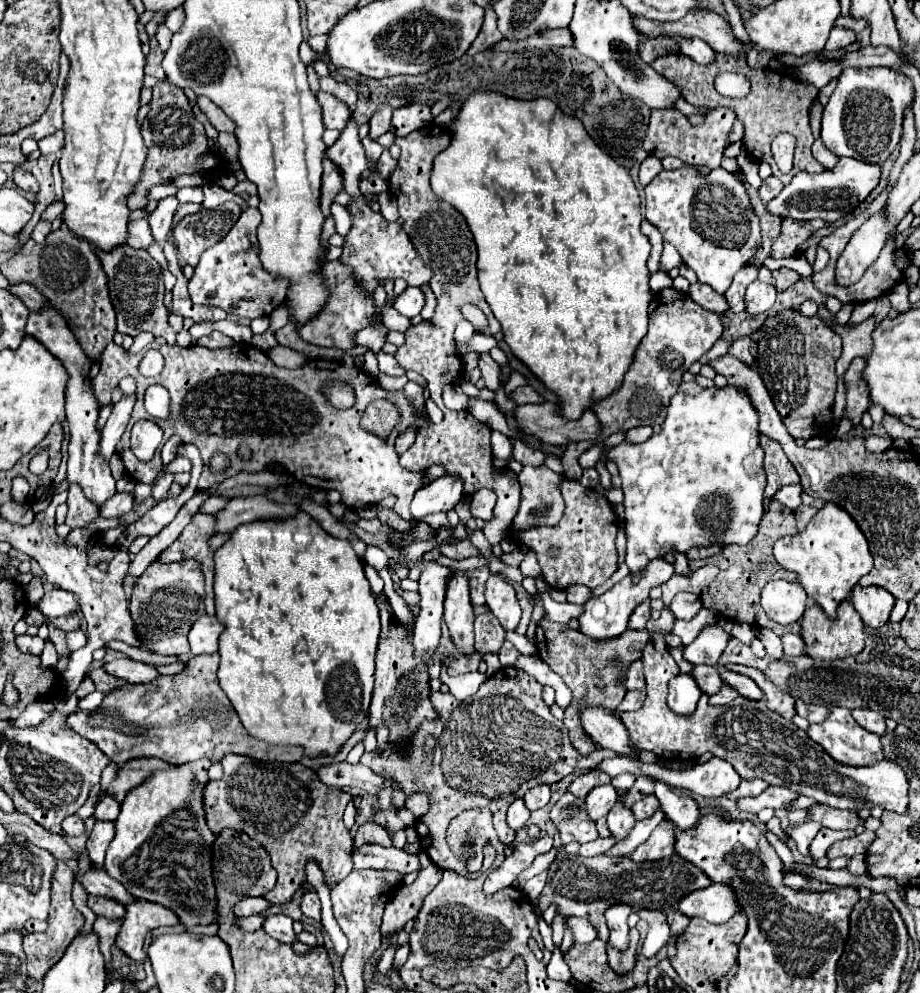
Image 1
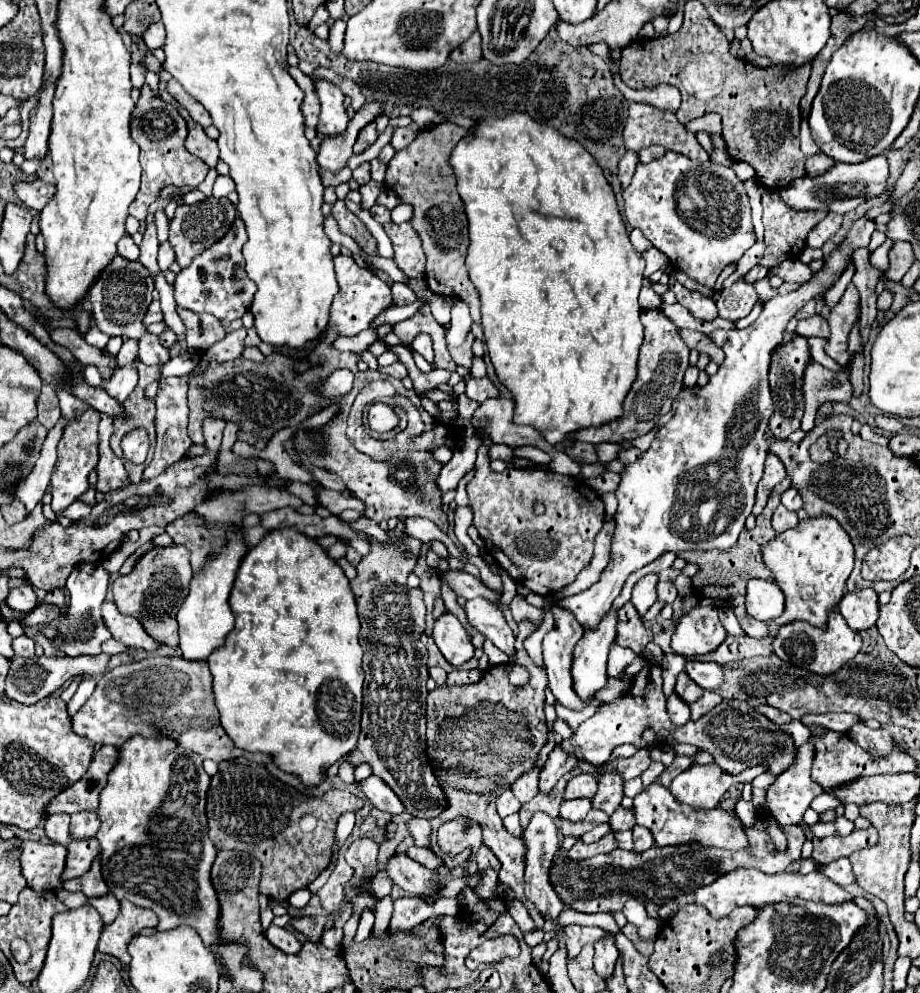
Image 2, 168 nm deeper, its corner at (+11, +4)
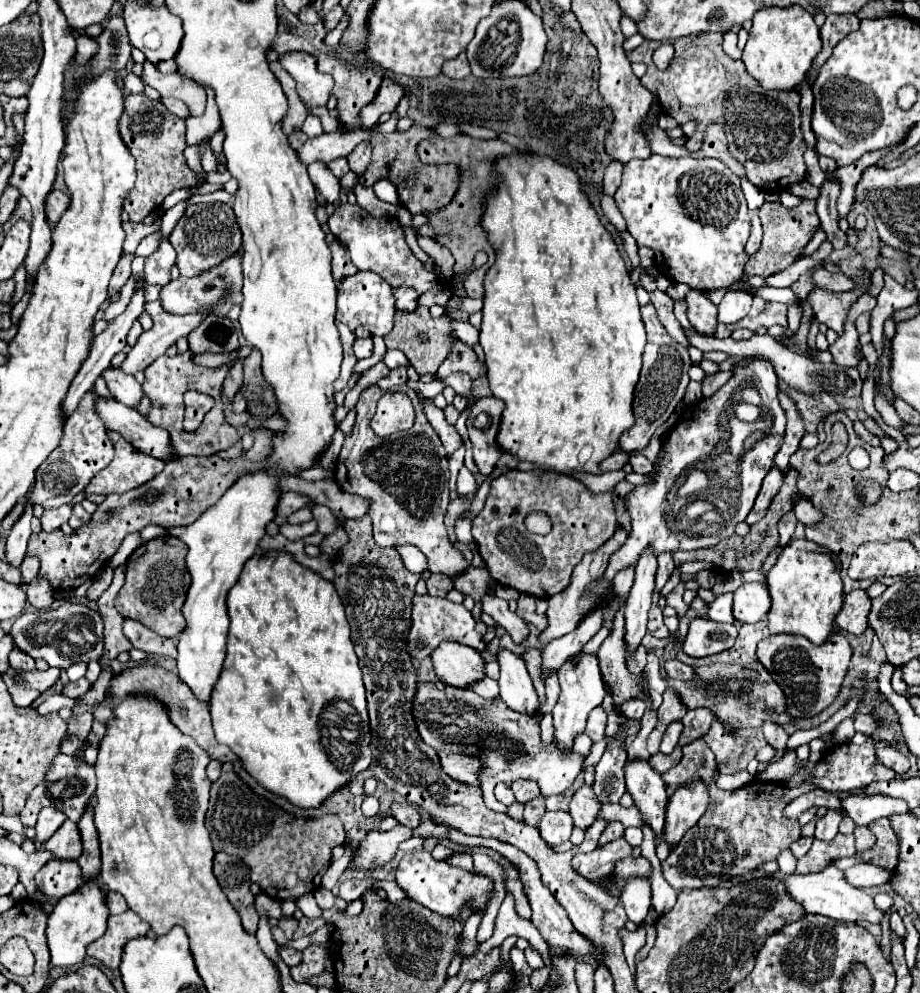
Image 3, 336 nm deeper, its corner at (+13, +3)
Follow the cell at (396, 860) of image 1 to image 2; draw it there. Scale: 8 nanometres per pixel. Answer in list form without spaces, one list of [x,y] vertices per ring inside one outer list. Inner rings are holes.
[[[393,854],[385,870],[389,878],[405,892],[415,894],[421,900],[439,898],[439,890],[443,888],[443,884],[439,882],[439,874],[435,870],[427,870],[407,854]]]

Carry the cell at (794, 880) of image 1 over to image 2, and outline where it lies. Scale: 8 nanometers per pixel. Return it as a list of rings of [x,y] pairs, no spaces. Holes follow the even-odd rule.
[[[735,870],[729,872],[725,876],[721,876],[719,880],[715,880],[709,886],[703,886],[695,892],[695,902],[705,906],[711,916],[715,918],[723,918],[727,916],[733,908],[737,906],[745,906],[751,904],[755,908],[763,908],[763,904],[777,904],[777,902],[793,902],[795,898],[801,900],[813,900],[813,902],[823,902],[823,904],[841,904],[841,902],[849,902],[855,896],[849,894],[847,890],[843,890],[841,886],[837,886],[833,880],[829,880],[825,874],[821,874],[819,870],[813,870],[811,874],[795,874],[795,872],[781,872],[781,874],[763,874],[759,870]]]

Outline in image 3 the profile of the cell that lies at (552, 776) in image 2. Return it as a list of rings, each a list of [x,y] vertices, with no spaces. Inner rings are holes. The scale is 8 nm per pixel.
[[[539,795],[535,799],[531,799],[529,803],[525,803],[525,823],[527,825],[533,825],[533,827],[539,827],[541,823],[541,817],[545,815],[545,797]]]

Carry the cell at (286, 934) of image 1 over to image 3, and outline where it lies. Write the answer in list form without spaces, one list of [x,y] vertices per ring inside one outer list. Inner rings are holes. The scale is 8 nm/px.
[[[279,947],[279,957],[285,961],[285,965],[293,967],[301,961],[301,951],[297,951],[293,947]]]

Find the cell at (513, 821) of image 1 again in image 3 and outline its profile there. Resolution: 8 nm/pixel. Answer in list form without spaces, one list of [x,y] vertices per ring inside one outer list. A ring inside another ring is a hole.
[[[507,783],[496,785],[494,794],[495,797],[497,797],[497,801],[499,801],[499,803],[503,803],[503,805],[507,805],[507,807],[515,803],[515,795],[513,795],[513,791],[511,791],[511,787],[509,787]]]

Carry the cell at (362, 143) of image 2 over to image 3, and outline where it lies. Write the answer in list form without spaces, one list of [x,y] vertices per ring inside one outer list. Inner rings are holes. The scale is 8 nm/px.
[[[361,141],[353,151],[351,155],[347,157],[349,159],[349,167],[353,173],[361,175],[365,171],[365,165],[369,165],[371,161],[371,143],[369,141]]]

